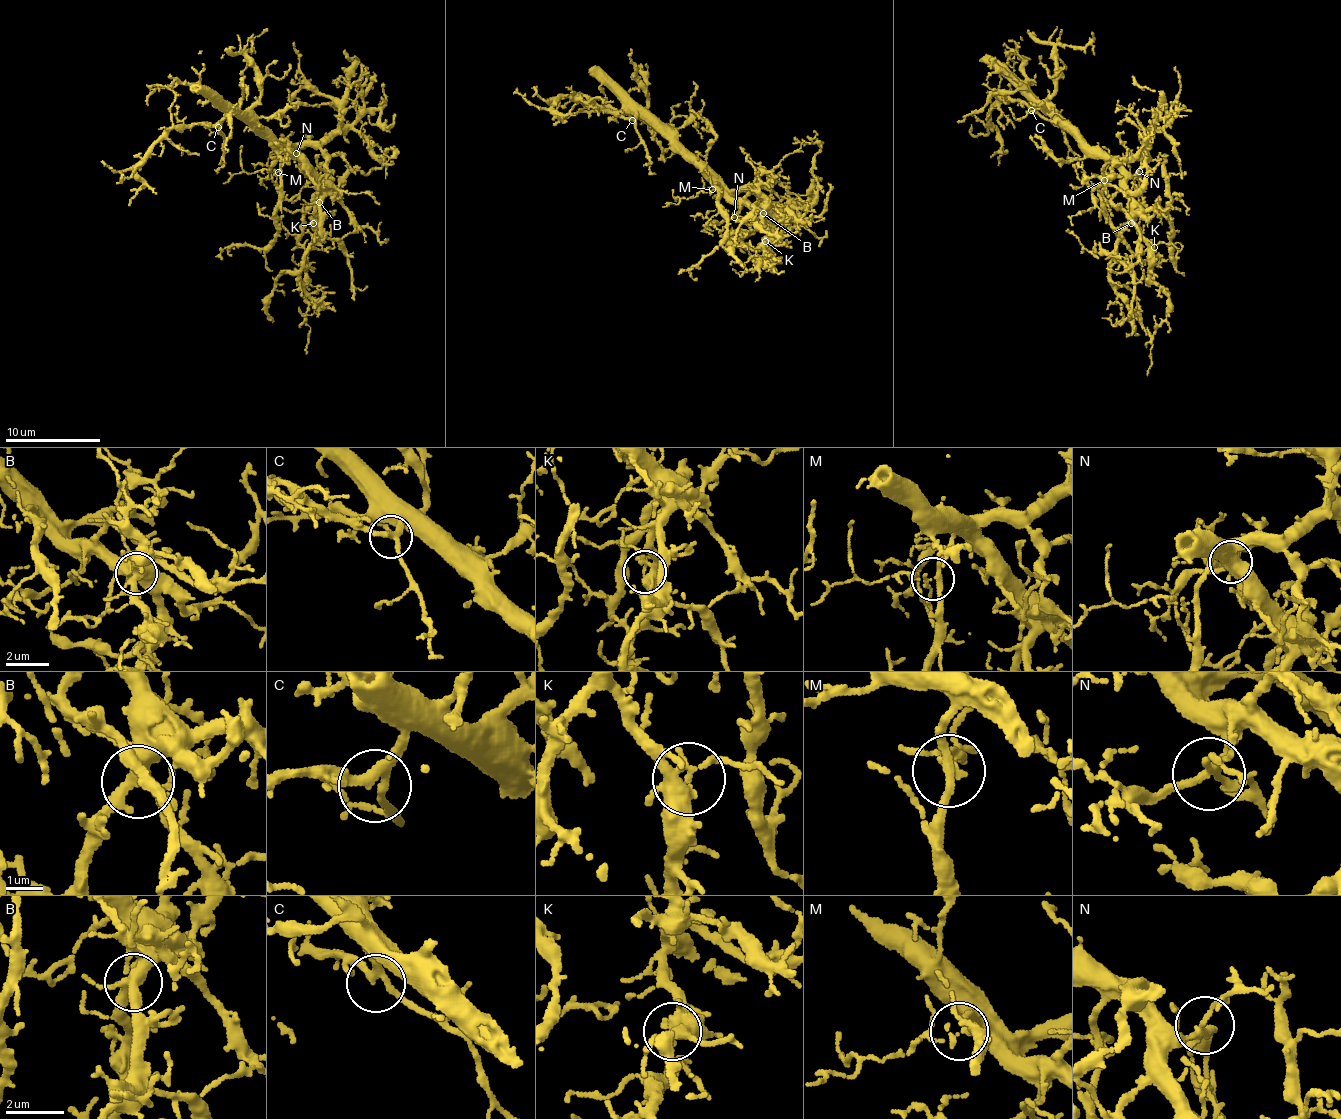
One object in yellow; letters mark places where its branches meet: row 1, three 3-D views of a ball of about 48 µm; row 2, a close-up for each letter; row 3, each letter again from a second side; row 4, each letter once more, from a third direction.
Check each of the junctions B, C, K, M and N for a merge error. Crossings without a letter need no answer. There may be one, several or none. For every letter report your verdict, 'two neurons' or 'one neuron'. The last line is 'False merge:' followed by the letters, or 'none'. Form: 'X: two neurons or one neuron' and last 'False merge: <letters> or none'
B: one neuron
C: one neuron
K: one neuron
M: one neuron
N: one neuron
False merge: none

